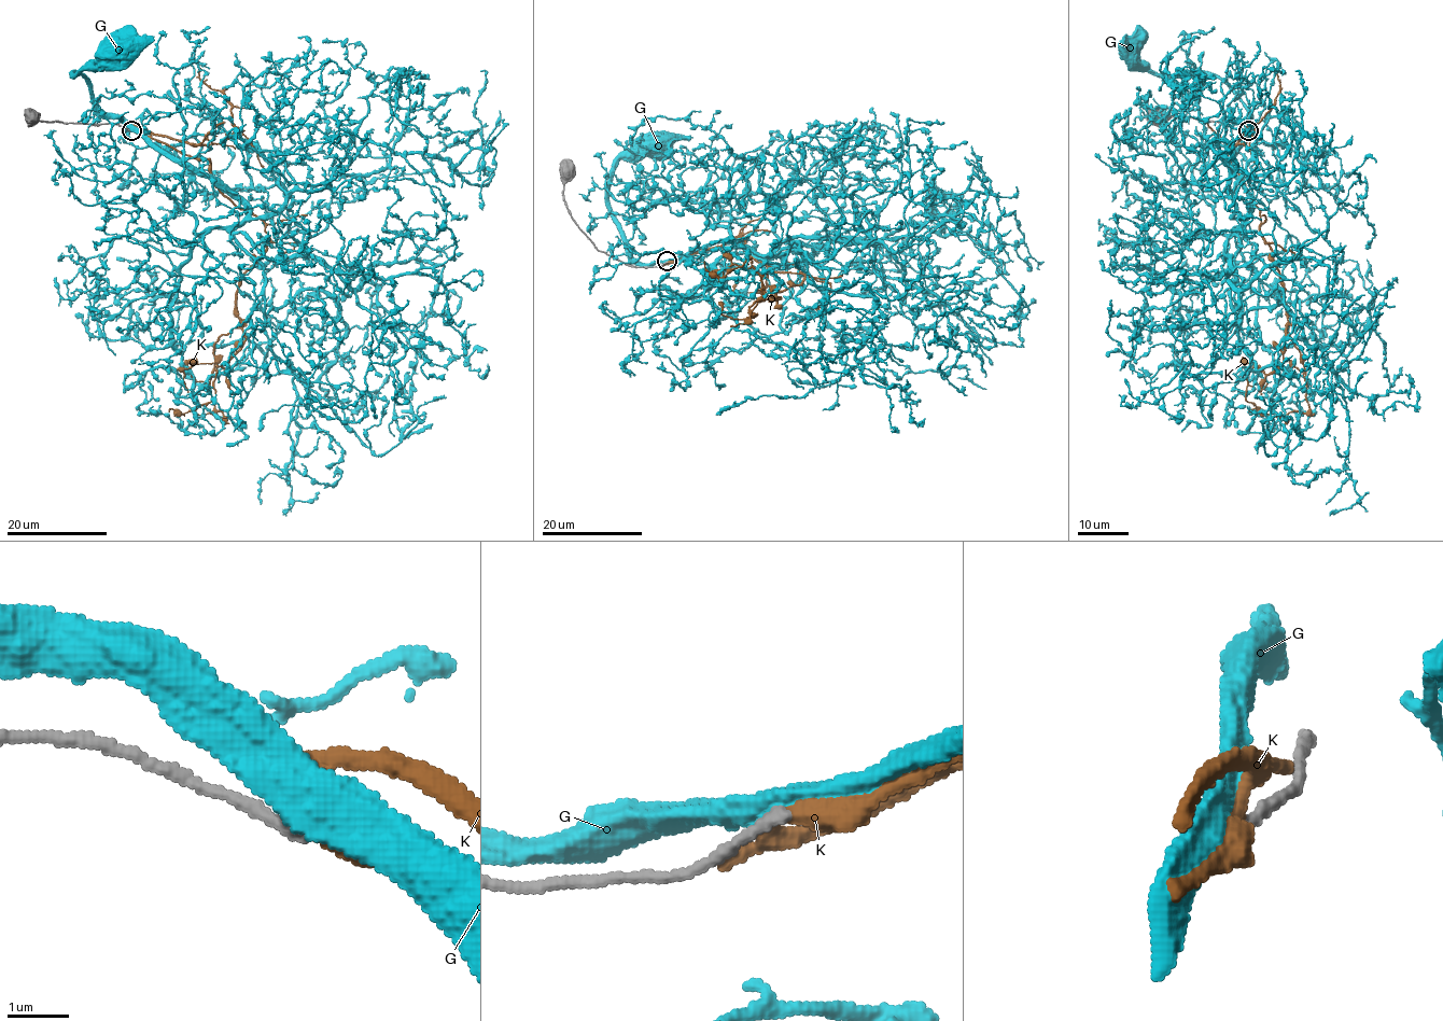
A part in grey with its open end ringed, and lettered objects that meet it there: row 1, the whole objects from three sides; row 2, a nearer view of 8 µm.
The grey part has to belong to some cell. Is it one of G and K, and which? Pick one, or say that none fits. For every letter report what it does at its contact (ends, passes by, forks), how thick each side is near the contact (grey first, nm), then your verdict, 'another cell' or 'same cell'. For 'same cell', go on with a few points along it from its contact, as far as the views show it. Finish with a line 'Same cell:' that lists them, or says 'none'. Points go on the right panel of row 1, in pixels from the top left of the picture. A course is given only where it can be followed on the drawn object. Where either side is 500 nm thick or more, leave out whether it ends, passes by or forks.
G: calibres 200 and 500 nm; another cell
K: it forks; calibres 200 and 240 nm; another cell
Same cell: none

